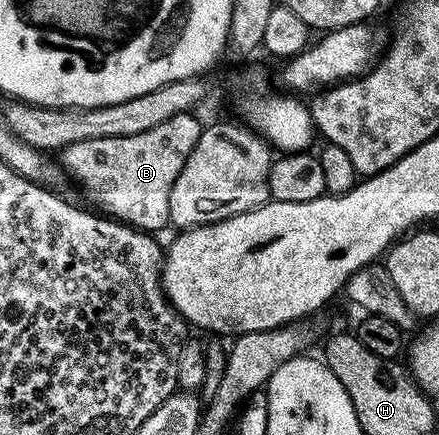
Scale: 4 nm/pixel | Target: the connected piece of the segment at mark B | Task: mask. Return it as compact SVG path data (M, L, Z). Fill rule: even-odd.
M192 113L177 114L171 120L159 122L148 129L139 131L131 136L122 138L88 138L77 142L74 146L67 146L60 151L60 165L81 185L81 190L102 210L102 215L110 214L110 219L132 227L142 232L154 232L170 225L169 193L175 176L183 168L183 164L194 142L199 140L203 126L193 119Z

